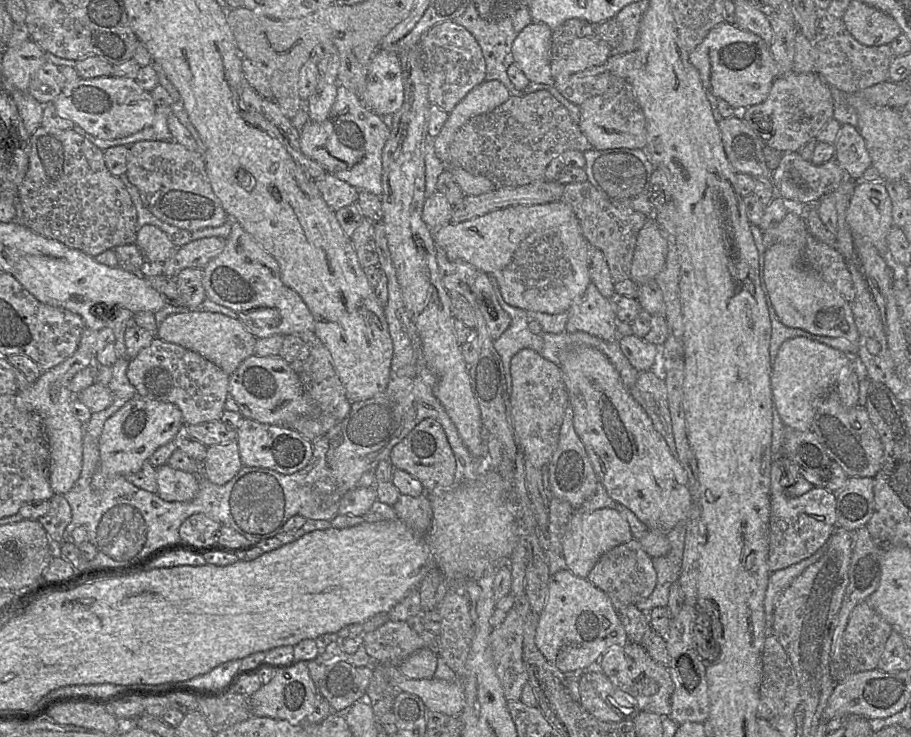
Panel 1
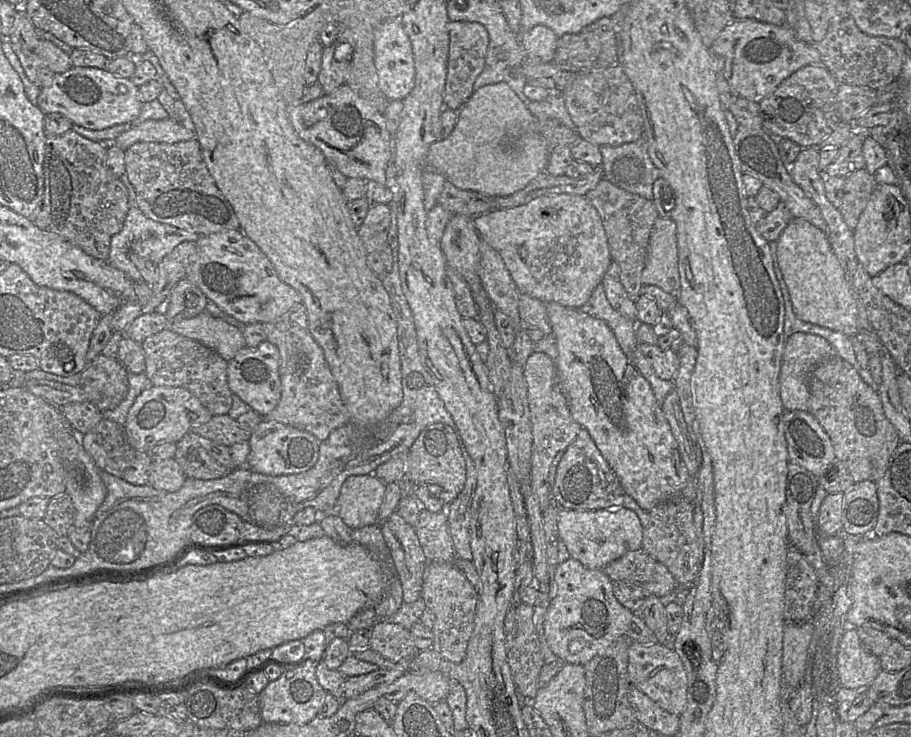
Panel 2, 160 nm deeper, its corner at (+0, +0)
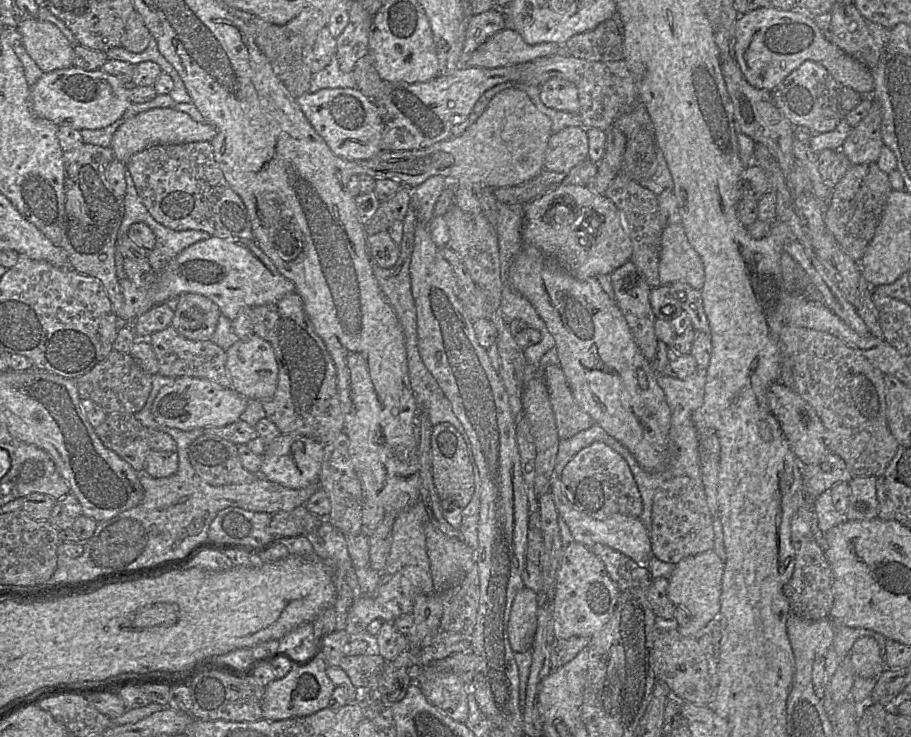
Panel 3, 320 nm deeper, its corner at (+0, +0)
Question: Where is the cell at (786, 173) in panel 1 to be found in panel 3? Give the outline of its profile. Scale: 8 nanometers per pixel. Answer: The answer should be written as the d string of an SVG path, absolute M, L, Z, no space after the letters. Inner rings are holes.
M872 98L872 107L868 115L851 130L839 150L845 154L852 166L877 162L884 147L881 122L881 106Z

